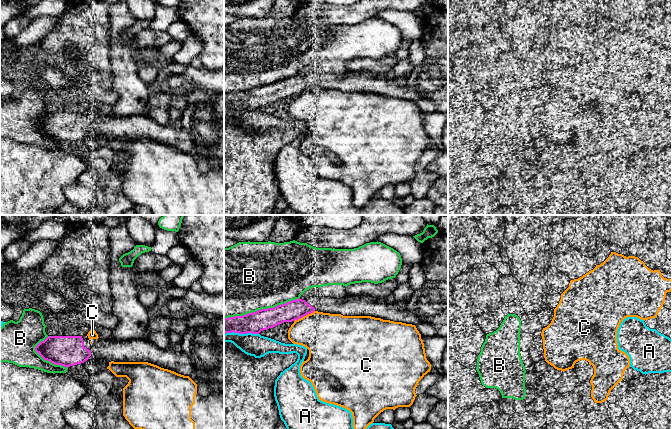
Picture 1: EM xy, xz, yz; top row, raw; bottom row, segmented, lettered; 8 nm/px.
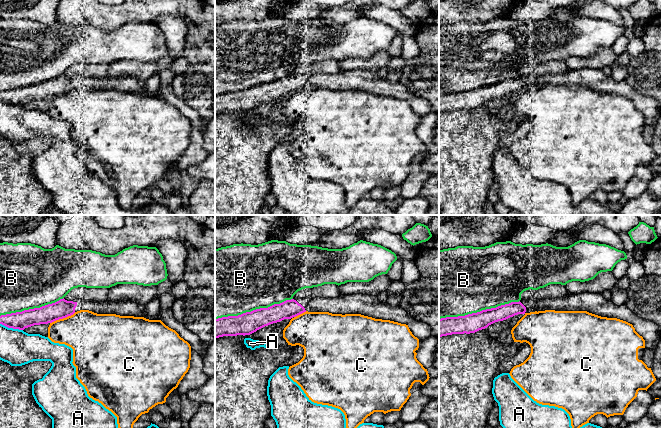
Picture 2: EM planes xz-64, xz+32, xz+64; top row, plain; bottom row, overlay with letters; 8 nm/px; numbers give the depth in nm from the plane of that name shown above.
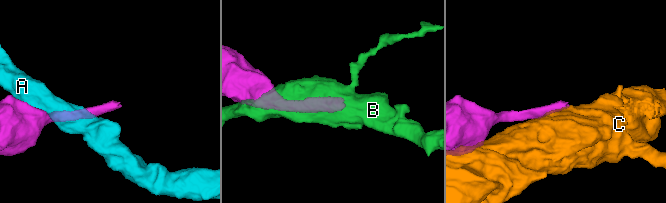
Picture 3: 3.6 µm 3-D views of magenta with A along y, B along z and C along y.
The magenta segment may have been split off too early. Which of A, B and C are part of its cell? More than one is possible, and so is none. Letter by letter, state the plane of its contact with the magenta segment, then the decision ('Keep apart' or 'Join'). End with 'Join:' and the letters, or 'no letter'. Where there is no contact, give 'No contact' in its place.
A: Touches magenta in xz. Keep apart
B: Touches magenta in xz. Keep apart
C: Touches magenta in xz. Keep apart
Join: no letter

